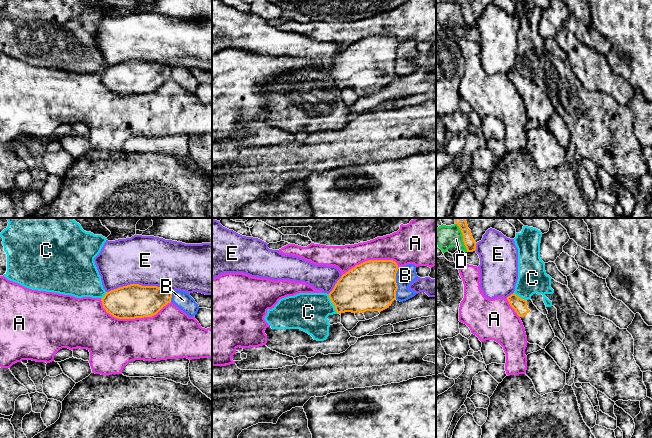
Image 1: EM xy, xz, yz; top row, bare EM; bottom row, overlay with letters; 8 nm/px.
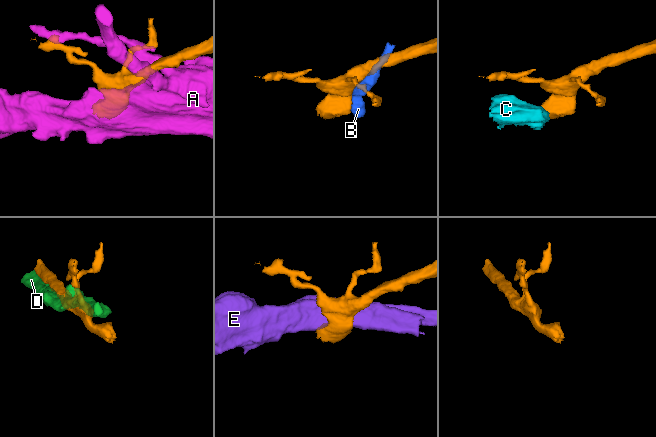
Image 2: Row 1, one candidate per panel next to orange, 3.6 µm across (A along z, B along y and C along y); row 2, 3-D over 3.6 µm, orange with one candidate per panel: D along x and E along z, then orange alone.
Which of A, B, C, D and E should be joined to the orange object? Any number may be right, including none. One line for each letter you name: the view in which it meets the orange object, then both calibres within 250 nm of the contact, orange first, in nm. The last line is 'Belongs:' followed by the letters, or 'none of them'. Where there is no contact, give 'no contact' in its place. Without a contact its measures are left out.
Belongs: none of them

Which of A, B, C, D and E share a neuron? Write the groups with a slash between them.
A / B C / D / E

